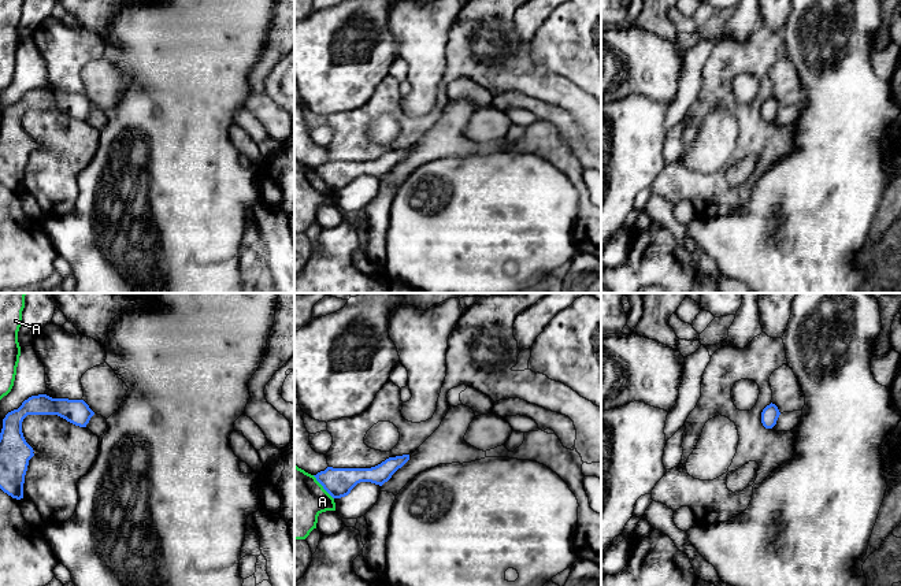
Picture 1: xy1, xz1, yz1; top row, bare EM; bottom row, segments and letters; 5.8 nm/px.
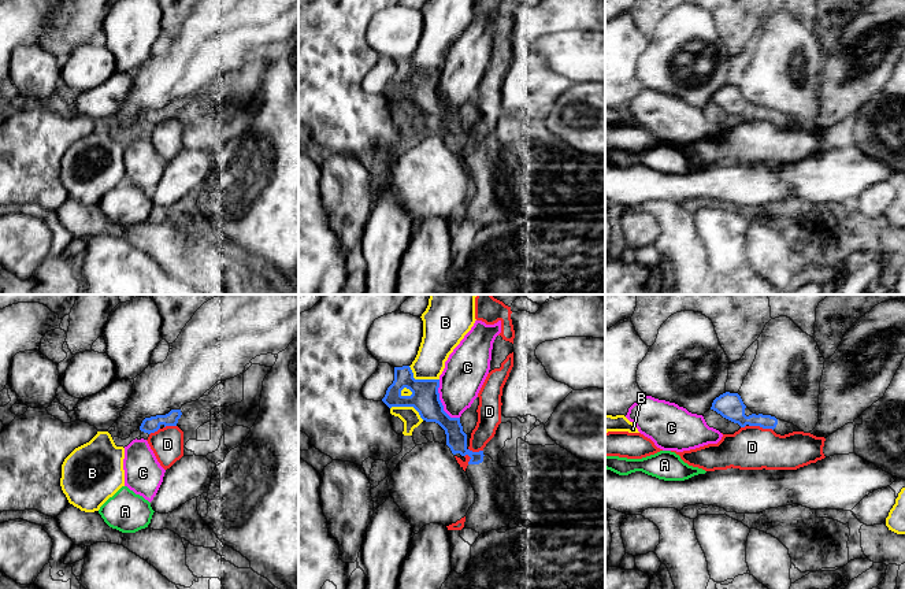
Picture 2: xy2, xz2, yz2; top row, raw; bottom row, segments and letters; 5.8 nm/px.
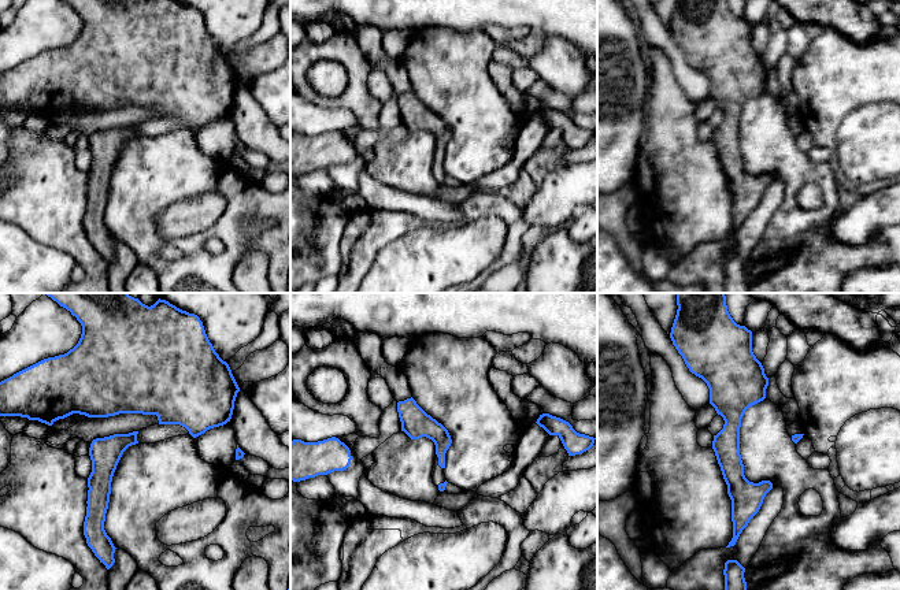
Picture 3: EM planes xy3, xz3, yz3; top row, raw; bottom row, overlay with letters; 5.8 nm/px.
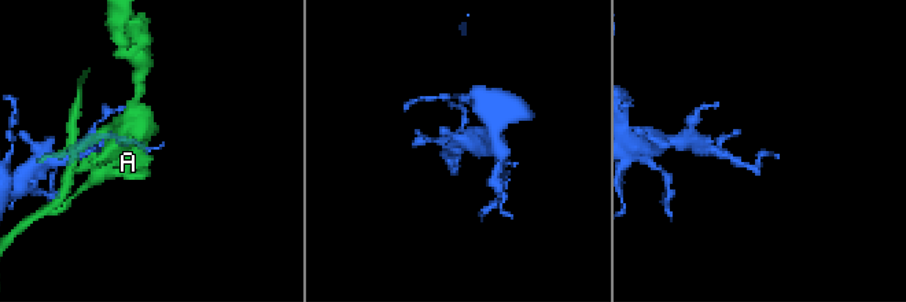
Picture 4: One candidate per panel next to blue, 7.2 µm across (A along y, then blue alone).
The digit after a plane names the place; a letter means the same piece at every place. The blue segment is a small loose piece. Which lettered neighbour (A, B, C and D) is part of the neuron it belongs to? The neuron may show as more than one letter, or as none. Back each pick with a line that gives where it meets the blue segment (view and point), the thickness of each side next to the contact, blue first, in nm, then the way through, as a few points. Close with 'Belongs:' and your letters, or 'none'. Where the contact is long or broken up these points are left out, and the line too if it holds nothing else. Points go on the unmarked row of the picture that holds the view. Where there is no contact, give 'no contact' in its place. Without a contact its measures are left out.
Belongs: none

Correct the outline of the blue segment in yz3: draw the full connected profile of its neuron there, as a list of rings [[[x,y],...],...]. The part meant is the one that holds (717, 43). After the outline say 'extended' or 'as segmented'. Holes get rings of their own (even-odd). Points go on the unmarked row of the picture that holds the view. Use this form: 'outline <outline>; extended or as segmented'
outline [[[678,0],[670,31],[689,64],[707,77],[710,97],[725,114],[723,122],[714,129],[712,142],[732,193],[733,231],[726,240],[730,241],[736,238],[742,223],[759,205],[766,188],[773,182],[770,174],[753,177],[745,171],[740,148],[741,112],[749,100],[766,92],[768,71],[752,45],[752,25],[737,18],[727,0]]]; as segmented

